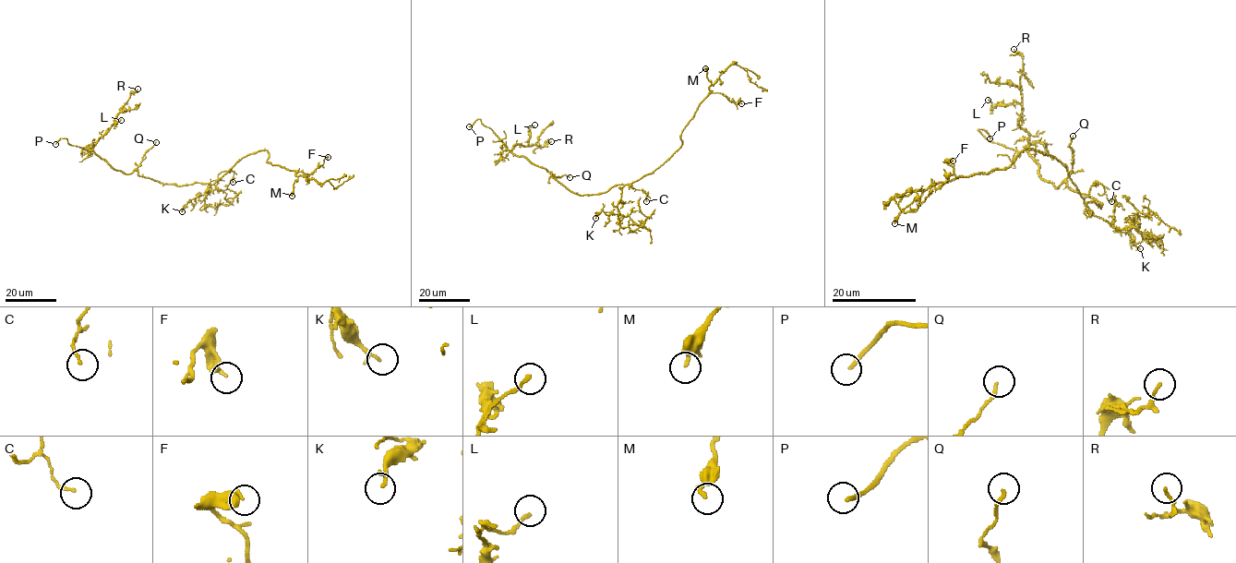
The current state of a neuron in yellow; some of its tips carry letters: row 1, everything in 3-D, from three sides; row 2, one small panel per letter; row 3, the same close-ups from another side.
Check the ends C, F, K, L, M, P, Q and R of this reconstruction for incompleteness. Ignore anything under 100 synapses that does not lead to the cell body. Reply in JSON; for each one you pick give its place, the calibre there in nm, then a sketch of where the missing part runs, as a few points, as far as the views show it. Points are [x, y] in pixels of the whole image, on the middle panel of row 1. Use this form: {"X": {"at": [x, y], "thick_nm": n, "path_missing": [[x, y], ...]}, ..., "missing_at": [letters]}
{"P": {"at": [469, 126], "thick_nm": 200, "path_missing": [[469, 126], [461, 114]]}, "missing_at": ["P"]}

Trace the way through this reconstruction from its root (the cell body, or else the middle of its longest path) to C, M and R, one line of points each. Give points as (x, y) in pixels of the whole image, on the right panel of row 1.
C: (1085, 200), (1093, 184), (1099, 183), (1108, 199), (1111, 201)
M: (1085, 200), (1067, 170), (1056, 159), (1025, 149), (1002, 169), (931, 185), (899, 214), (894, 223)
R: (1085, 200), (1102, 204), (1046, 182), (1027, 151), (1019, 125), (1023, 57), (1014, 49)

